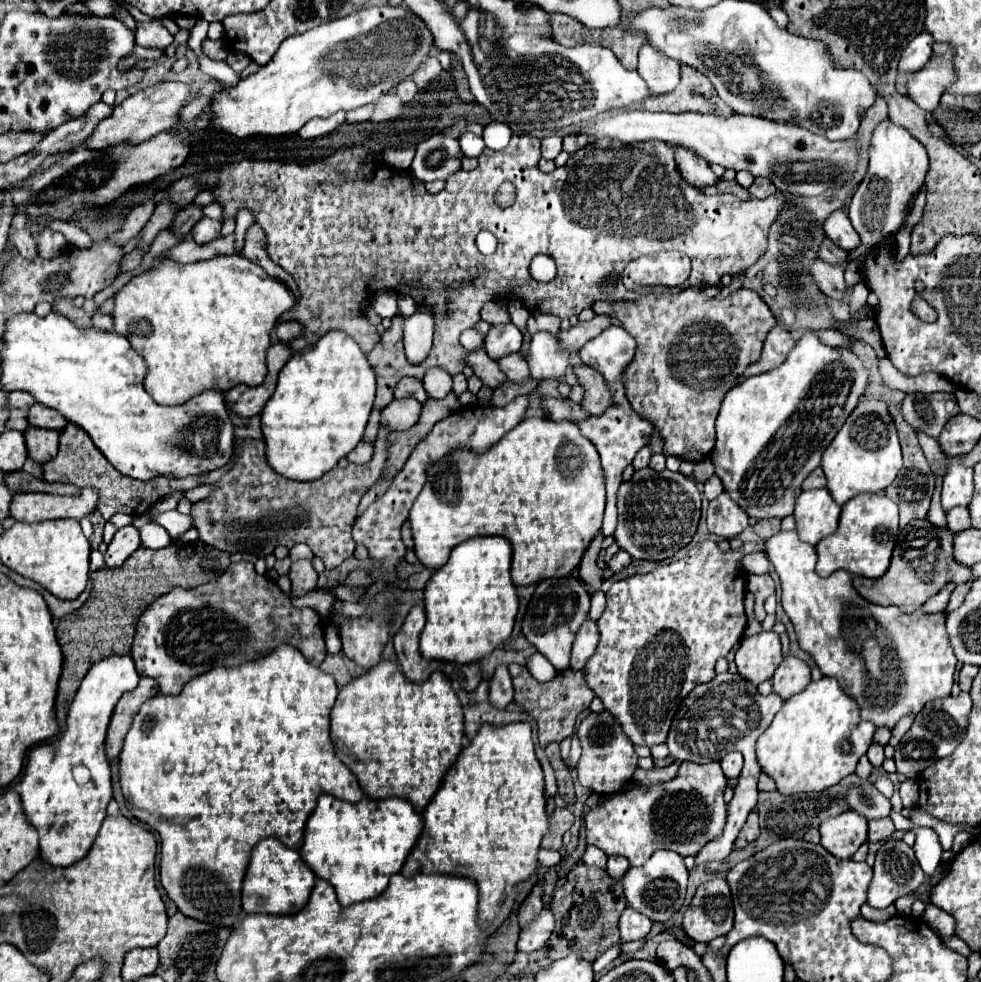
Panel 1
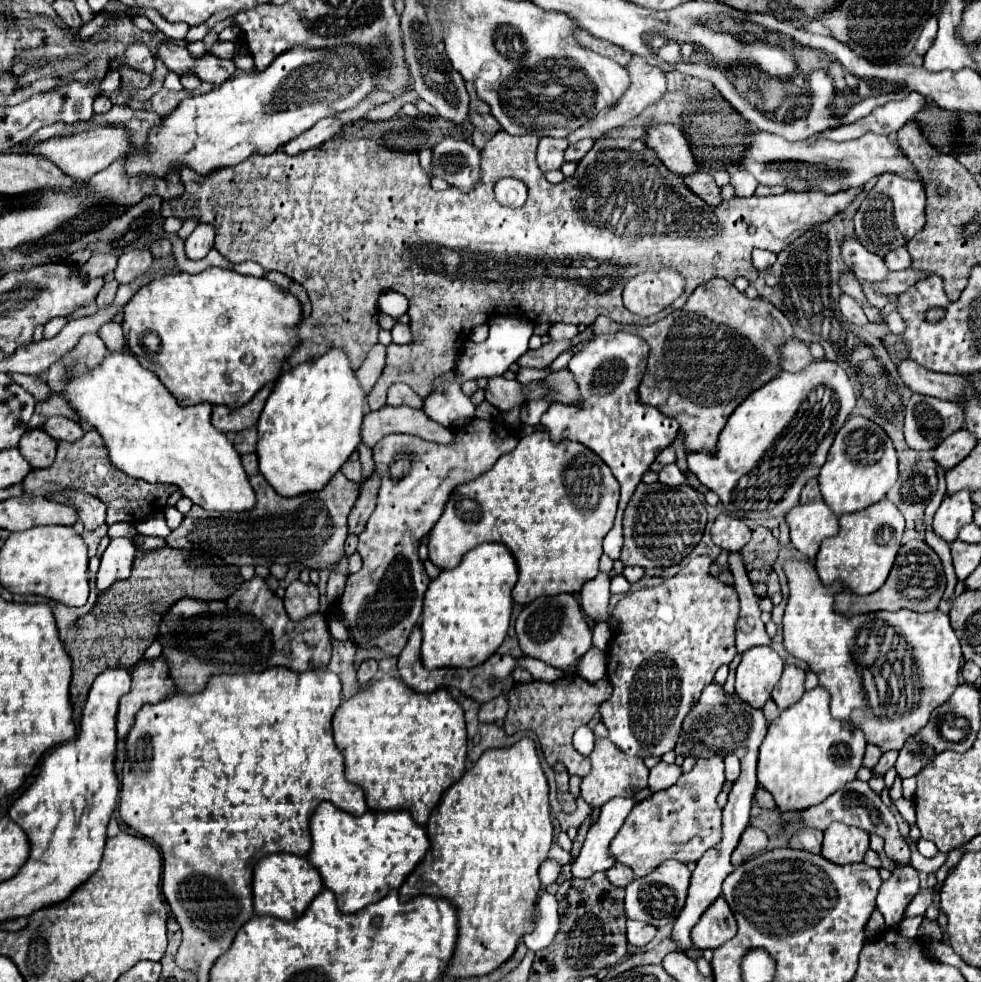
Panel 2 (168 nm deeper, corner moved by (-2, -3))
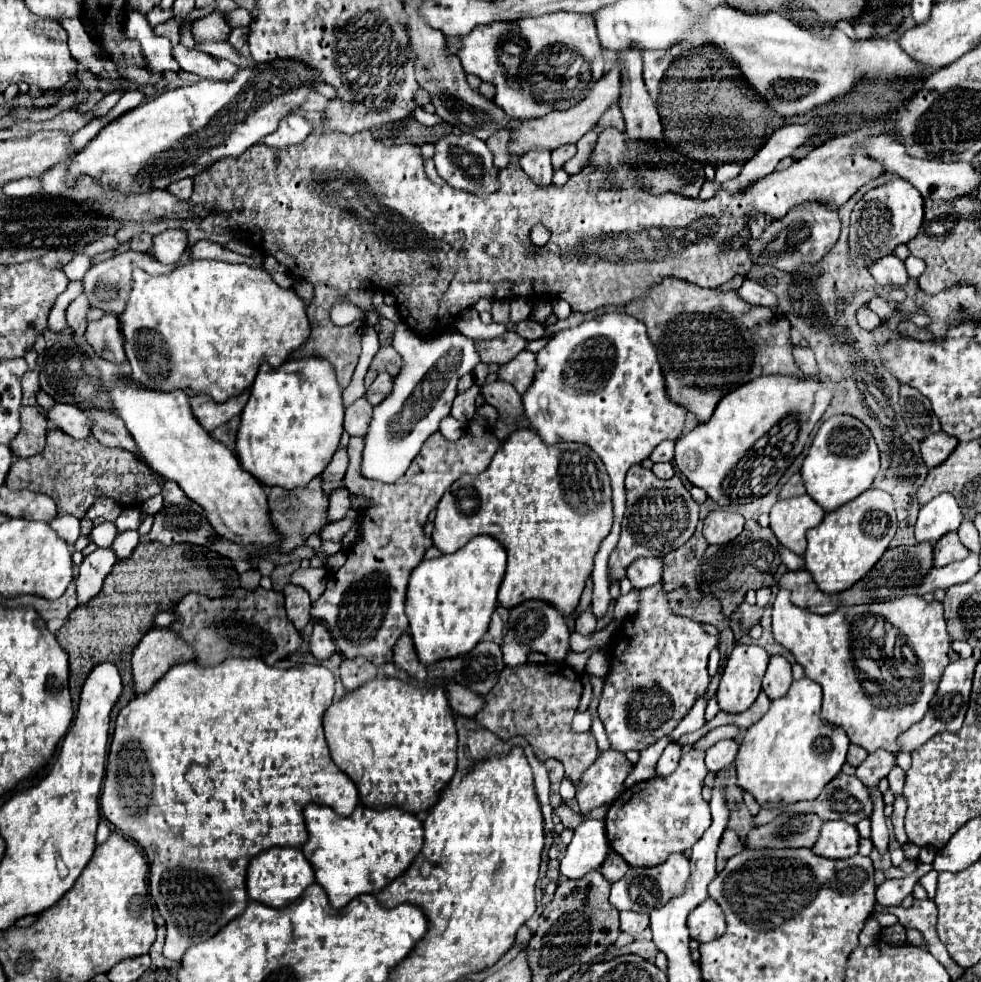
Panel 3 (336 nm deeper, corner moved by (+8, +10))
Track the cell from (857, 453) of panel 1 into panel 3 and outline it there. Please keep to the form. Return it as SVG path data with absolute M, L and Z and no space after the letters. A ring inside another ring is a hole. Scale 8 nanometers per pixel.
M832 416L816 432L800 474L806 494L814 498L814 502L818 502L826 512L832 512L868 490L878 470L880 454L870 430L852 416Z

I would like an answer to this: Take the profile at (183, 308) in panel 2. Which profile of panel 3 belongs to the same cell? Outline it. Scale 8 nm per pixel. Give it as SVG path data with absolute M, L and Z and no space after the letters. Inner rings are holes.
M190 260L168 276L150 276L140 268L134 270L134 288L126 310L118 318L122 324L126 358L138 386L162 392L182 390L188 396L208 394L218 404L248 390L262 362L278 368L310 336L306 304L294 290L280 288L266 270L218 260Z

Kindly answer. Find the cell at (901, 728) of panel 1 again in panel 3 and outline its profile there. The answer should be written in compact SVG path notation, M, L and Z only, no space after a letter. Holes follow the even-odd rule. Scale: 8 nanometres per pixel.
M876 750L868 754L868 758L856 768L856 776L866 786L868 794L872 794L872 790L878 788L878 782L886 778L894 766L896 766L896 756L892 752Z

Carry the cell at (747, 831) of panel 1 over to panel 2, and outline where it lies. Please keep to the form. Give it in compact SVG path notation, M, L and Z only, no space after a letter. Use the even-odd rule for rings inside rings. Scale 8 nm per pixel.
M748 827L744 831L744 835L740 837L740 843L736 847L736 851L732 853L732 863L734 867L738 867L742 861L746 861L748 857L752 857L758 851L764 851L768 843L768 837L764 835L764 831L760 831L758 827Z

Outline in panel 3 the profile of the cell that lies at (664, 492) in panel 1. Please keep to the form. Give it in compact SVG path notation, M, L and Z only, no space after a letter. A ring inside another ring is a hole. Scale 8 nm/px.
M634 464L626 474L626 496L622 534L608 560L608 576L618 582L626 578L626 566L630 566L630 562L642 556L666 556L668 552L684 546L698 524L698 504L692 500L678 476L660 480L652 470Z

